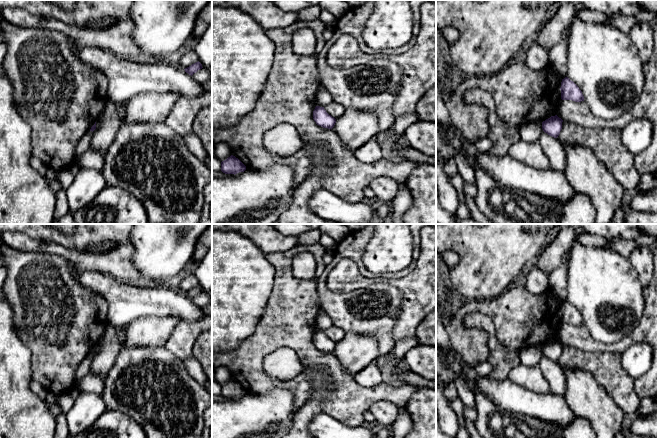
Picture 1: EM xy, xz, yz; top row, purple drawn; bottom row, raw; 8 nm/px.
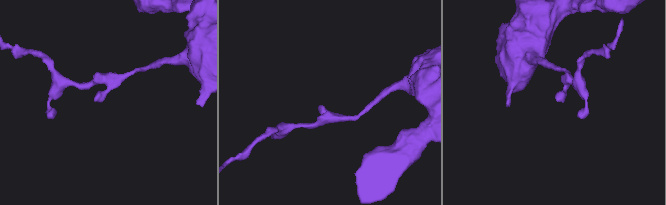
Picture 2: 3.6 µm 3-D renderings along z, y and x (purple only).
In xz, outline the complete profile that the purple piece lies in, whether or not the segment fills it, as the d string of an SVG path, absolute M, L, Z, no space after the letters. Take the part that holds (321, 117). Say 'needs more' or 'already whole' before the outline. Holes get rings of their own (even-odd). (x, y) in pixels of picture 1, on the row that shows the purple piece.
already whole; M316 106L313 111L313 119L317 125L332 129L336 123L336 119L329 115L324 107Z

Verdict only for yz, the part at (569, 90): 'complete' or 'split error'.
complete

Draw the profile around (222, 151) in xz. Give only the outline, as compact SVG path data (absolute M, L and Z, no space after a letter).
M225 143L215 144L215 156L222 162L232 155L230 147Z

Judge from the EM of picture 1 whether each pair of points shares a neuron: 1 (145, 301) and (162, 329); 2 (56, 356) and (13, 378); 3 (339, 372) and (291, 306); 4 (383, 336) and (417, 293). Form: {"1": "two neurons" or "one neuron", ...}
{"1": "two neurons", "2": "two neurons", "3": "one neuron", "4": "two neurons"}

